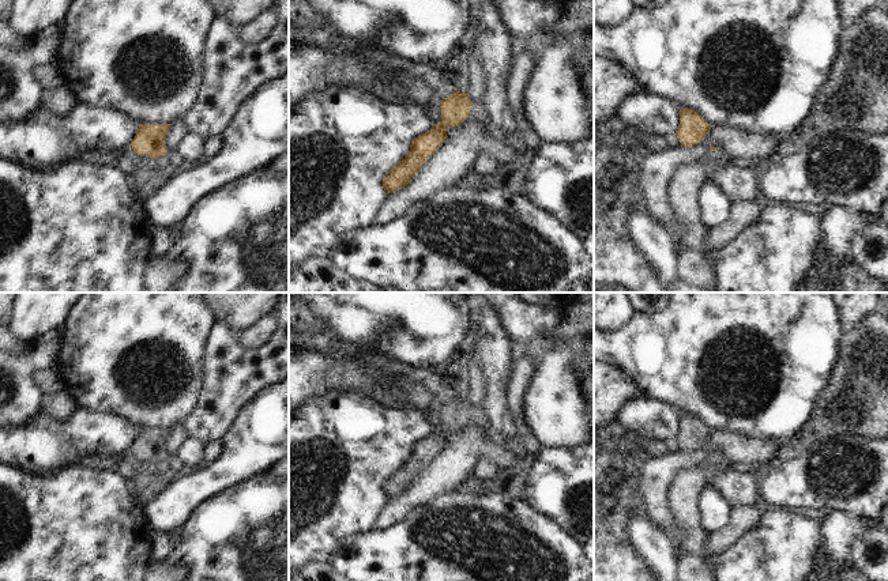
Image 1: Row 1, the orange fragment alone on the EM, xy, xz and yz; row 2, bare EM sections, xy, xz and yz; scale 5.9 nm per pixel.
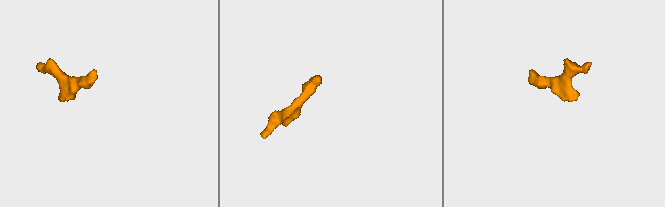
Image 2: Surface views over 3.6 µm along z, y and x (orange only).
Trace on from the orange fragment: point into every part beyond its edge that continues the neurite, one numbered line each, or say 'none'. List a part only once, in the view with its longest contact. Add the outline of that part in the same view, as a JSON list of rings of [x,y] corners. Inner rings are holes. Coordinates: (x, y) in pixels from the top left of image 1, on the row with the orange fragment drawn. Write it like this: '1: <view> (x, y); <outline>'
1: xz (478, 110); [[[481,98],[478,101],[473,101],[470,113],[479,122],[483,122],[483,124],[489,122],[489,116],[488,116],[486,107],[485,107],[483,98]]]

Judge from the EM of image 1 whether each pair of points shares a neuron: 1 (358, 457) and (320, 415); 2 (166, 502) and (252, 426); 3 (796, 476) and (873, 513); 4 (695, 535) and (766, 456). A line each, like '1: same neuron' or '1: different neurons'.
1: same neuron
2: same neuron
3: same neuron
4: different neurons

